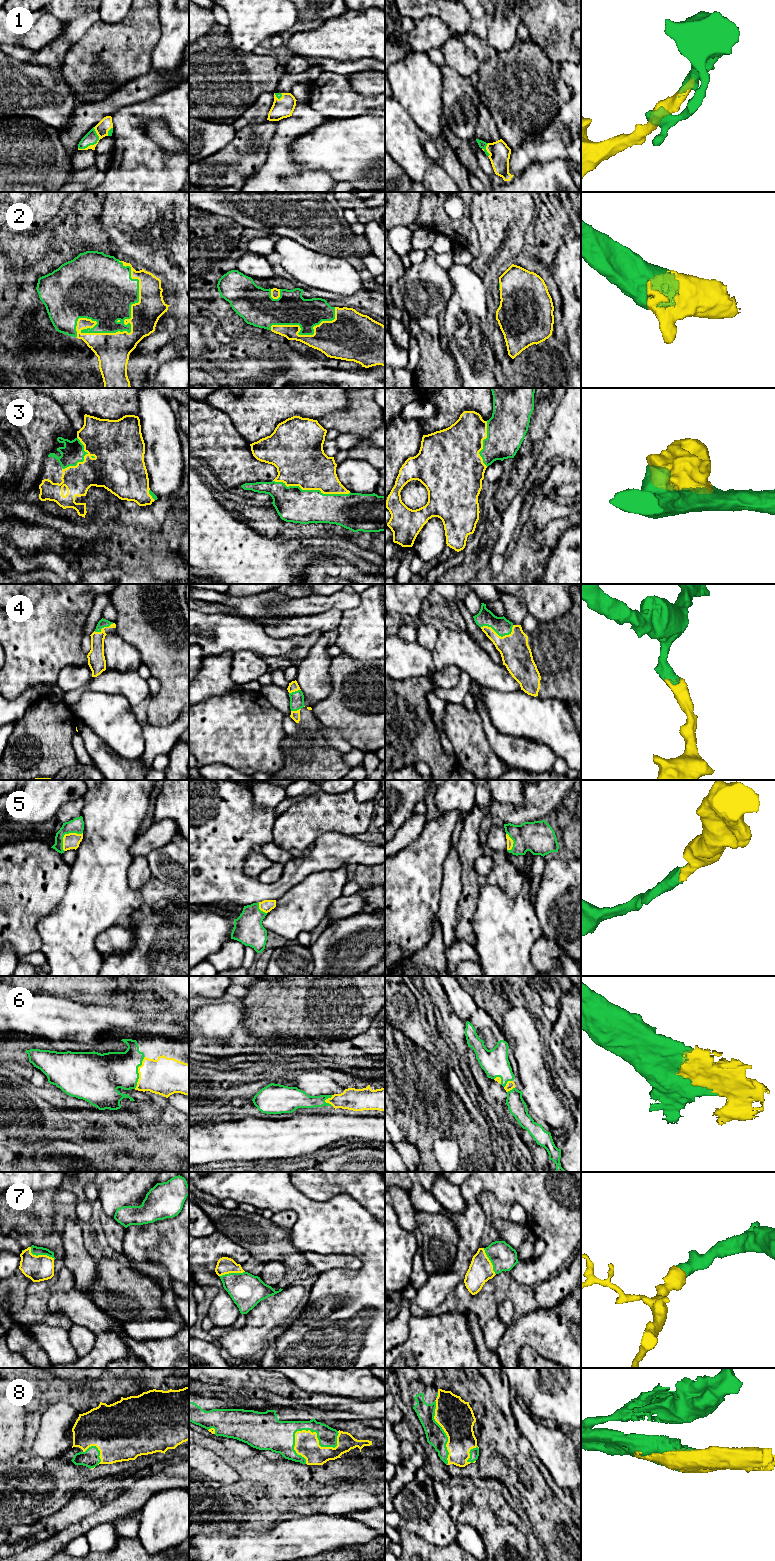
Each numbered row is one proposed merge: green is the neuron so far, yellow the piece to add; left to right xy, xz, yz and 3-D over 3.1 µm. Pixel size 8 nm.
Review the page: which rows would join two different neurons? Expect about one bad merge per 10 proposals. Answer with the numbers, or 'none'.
none

